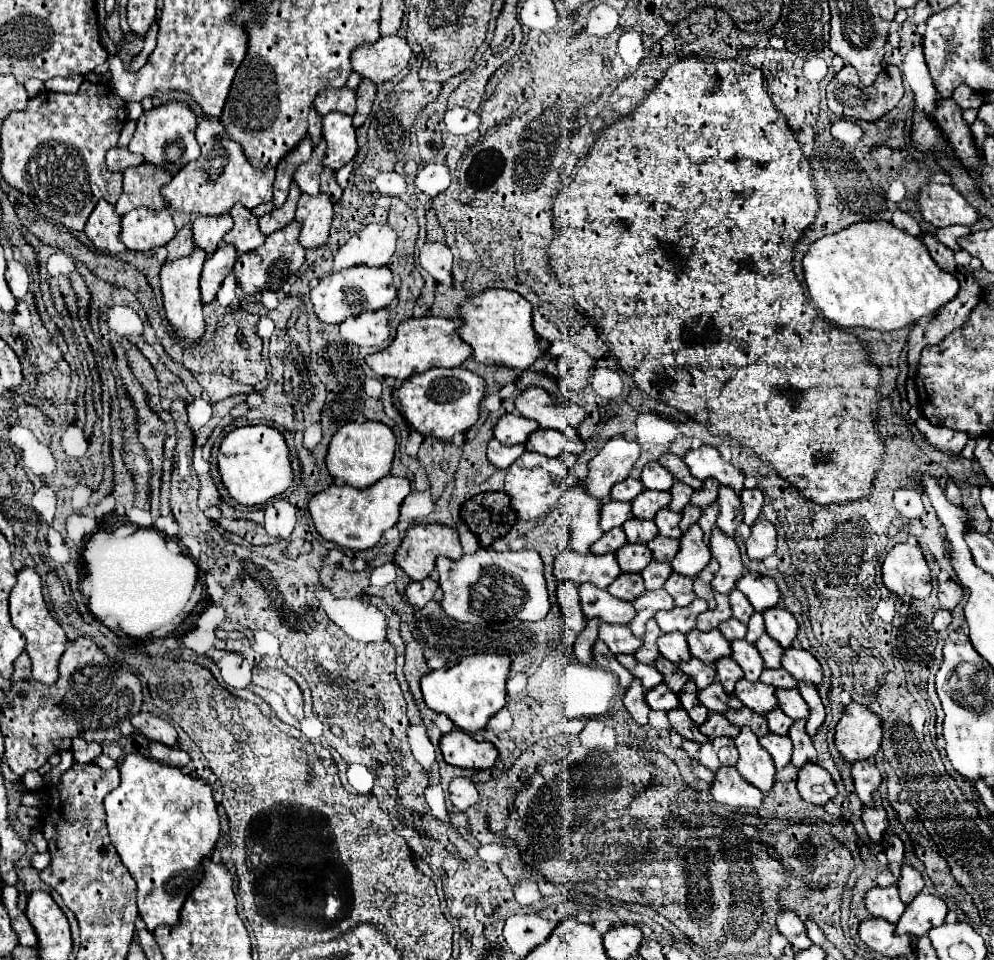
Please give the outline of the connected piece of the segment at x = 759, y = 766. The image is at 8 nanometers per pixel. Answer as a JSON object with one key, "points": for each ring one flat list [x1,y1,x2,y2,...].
{"points":[[747,726,741,728,741,734,735,738,735,746,739,752,737,770,763,794,767,794,773,786,775,776,773,760,769,758,769,754,765,754,757,736]]}

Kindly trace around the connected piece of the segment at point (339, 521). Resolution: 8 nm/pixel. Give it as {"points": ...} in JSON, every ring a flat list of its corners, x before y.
{"points":[[391,474,365,490,351,488,347,484,343,486,333,484,309,500,309,512,315,522,317,532,325,540,331,540,351,550,367,550,367,548,373,548,381,540,383,530,397,524,399,506,409,492,411,492,409,480,391,476]]}

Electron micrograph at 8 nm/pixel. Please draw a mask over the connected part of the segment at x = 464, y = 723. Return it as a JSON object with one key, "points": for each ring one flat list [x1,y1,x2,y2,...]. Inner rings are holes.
{"points":[[477,654,465,656,459,664,451,668,439,668,421,678,421,690,425,704,445,714,453,724,465,732,479,732,487,726,489,718,505,706,505,682,509,674,511,660,503,654]]}

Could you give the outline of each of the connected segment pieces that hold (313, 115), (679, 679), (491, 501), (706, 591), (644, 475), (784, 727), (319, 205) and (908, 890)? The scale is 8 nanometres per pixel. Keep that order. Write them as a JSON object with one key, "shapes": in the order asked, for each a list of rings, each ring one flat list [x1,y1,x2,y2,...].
{"shapes":[[[311,108,309,112,309,138,313,140,313,144,317,146,321,140,321,116,317,116,317,112]],[[657,656,655,662,653,662,653,666,663,674,663,682,665,682,665,684,675,692,675,694,679,694,681,688,685,686,685,682,689,680,689,676,683,674,683,672,679,670,677,664,669,662,669,660,663,658,663,656]],[[503,492,477,494,461,506,461,518,479,536,481,548,489,548,495,538,503,538,515,524,509,496]],[[713,558,713,560,709,560,709,564,705,566,705,570,701,570,701,574,697,574,697,578,695,578,695,584,693,584,693,590,695,590,695,594,699,596,699,598,705,598,707,600,707,604,709,604,709,608,713,608,713,590,711,590,711,586,709,586,709,582,711,582,711,578,713,578,713,574,717,572,717,560]],[[649,462,643,472,641,472,641,478,645,488,649,490,669,490,673,484,675,484,675,478,663,468,659,466,657,462]],[[775,708,765,716,767,716,767,722,769,722,769,730,775,732,775,734,783,734,785,736,789,732,789,726,793,724,793,720,781,708]],[[301,194,295,220,301,224,301,236,299,236,301,246,305,248,325,246,333,222,333,202,329,202,325,194,319,194,317,198]],[[903,866,901,868,901,878,897,882,897,888,899,888,899,896,905,904,909,904,921,890,923,890,923,878,921,874,913,868,913,866]]]}

